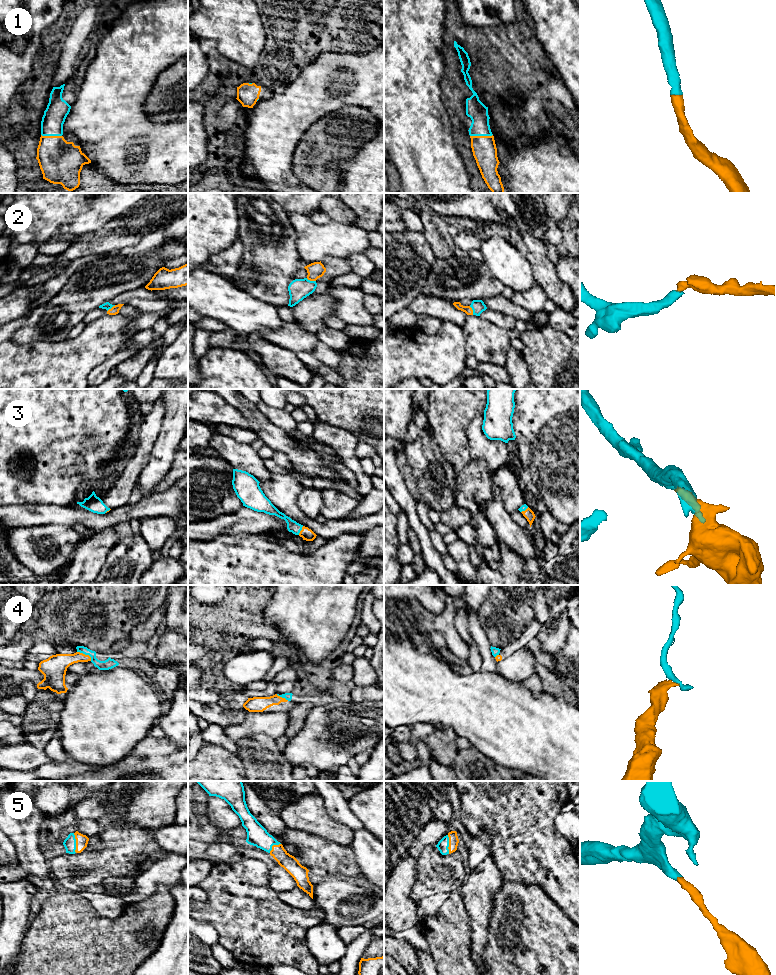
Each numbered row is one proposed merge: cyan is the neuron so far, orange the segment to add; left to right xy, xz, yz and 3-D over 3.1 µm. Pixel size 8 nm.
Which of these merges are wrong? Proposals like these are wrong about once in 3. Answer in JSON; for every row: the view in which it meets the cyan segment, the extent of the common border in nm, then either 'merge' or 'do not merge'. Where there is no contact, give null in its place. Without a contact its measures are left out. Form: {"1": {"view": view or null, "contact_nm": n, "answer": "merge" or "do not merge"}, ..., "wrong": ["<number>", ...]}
{"1": {"view": "yz", "contact_nm": 180, "answer": "merge"}, "2": {"view": "xz", "contact_nm": 80, "answer": "merge"}, "3": {"view": "xz", "contact_nm": 80, "answer": "merge"}, "4": {"view": "xy", "contact_nm": 140, "answer": "do not merge"}, "5": {"view": "xy", "contact_nm": 160, "answer": "merge"}, "wrong": ["4"]}

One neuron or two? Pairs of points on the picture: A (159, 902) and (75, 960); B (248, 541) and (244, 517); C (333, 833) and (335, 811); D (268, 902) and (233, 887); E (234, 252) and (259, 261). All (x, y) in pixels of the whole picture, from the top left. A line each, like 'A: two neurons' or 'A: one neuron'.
A: one neuron
B: two neurons
C: two neurons
D: one neuron
E: two neurons

